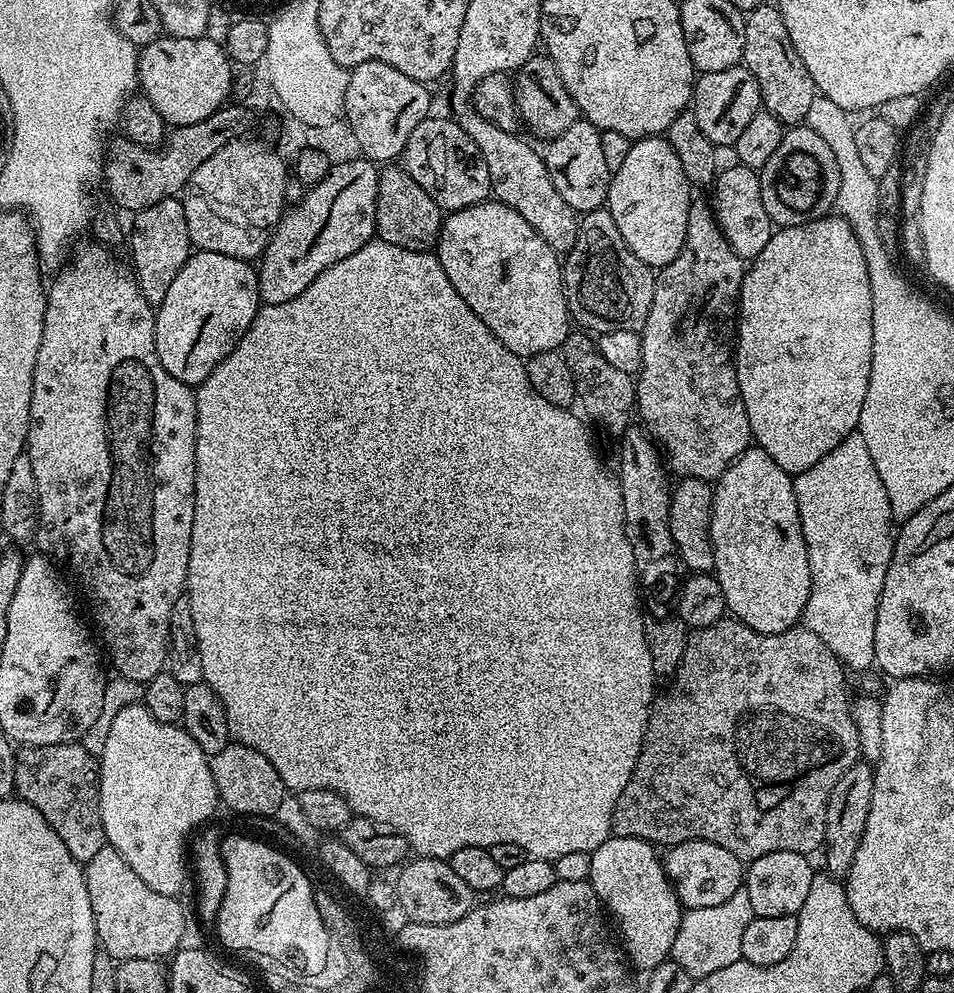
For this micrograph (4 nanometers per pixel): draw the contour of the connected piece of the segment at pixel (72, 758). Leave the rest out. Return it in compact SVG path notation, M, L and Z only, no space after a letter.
M80 742L41 748L21 747L16 753L15 795L34 806L50 822L54 834L62 838L66 850L81 866L106 847L100 813L100 766Z

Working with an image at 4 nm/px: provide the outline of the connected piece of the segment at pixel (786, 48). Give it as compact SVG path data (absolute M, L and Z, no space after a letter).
M762 2L754 11L745 15L744 25L746 46L742 64L750 70L750 74L754 74L754 78L758 78L763 111L774 114L786 126L803 125L806 113L810 110L810 102L814 102L818 93L814 78L810 78L810 70L806 70L806 62L798 58L798 50L794 50L794 42L790 42L790 33L786 30L786 22L782 22L782 14L776 9L775 3Z

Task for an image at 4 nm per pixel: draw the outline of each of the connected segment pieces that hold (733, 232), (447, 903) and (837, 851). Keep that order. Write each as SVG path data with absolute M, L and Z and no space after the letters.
M732 162L728 169L721 171L717 175L714 183L711 185L710 203L713 212L716 213L716 221L730 246L740 255L741 260L751 262L755 260L758 254L762 254L766 242L770 242L774 231L773 222L766 212L765 203L762 202L762 186L760 185L760 173L755 168L747 168L746 165L739 162Z
M412 858L399 869L400 877L394 880L395 903L399 911L405 912L414 924L449 924L458 922L474 907L474 893L454 870L450 870L447 860L435 858Z
M858 762L838 778L834 791L830 793L830 802L826 802L826 826L824 827L824 843L822 857L827 875L837 878L847 877L850 866L854 862L854 854L860 849L862 834L868 831L870 818L870 802L874 802L873 765L868 762Z

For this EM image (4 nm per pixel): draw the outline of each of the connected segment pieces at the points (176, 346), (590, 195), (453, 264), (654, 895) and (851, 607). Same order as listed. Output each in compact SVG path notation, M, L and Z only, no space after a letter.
M199 250L193 251L182 270L178 270L178 278L170 282L166 298L162 298L162 302L155 309L156 353L164 369L174 378L178 378L178 382L198 386L232 353L233 346L252 325L262 307L256 274L257 269L247 260Z
M578 118L567 130L562 130L562 134L547 141L545 148L548 149L543 149L542 152L550 182L554 182L554 190L558 190L566 206L573 208L578 214L593 212L608 203L613 172L604 161L600 134L600 129L589 120Z
M489 198L481 204L447 213L440 225L434 255L439 258L442 270L446 270L446 278L450 278L454 290L466 298L466 306L490 326L502 346L525 358L563 349L570 331L570 313L564 297L562 260L546 242L542 242L538 230L534 230L518 210L510 210L502 201Z
M613 834L590 853L589 860L587 879L607 915L611 919L613 916L620 927L620 944L627 961L633 969L652 971L669 959L682 915L675 887L664 872L661 853L645 840Z
M847 436L810 470L795 473L792 485L810 558L810 596L803 627L818 634L845 669L871 669L876 662L874 622L892 557L894 521L886 486L874 470L866 438Z

